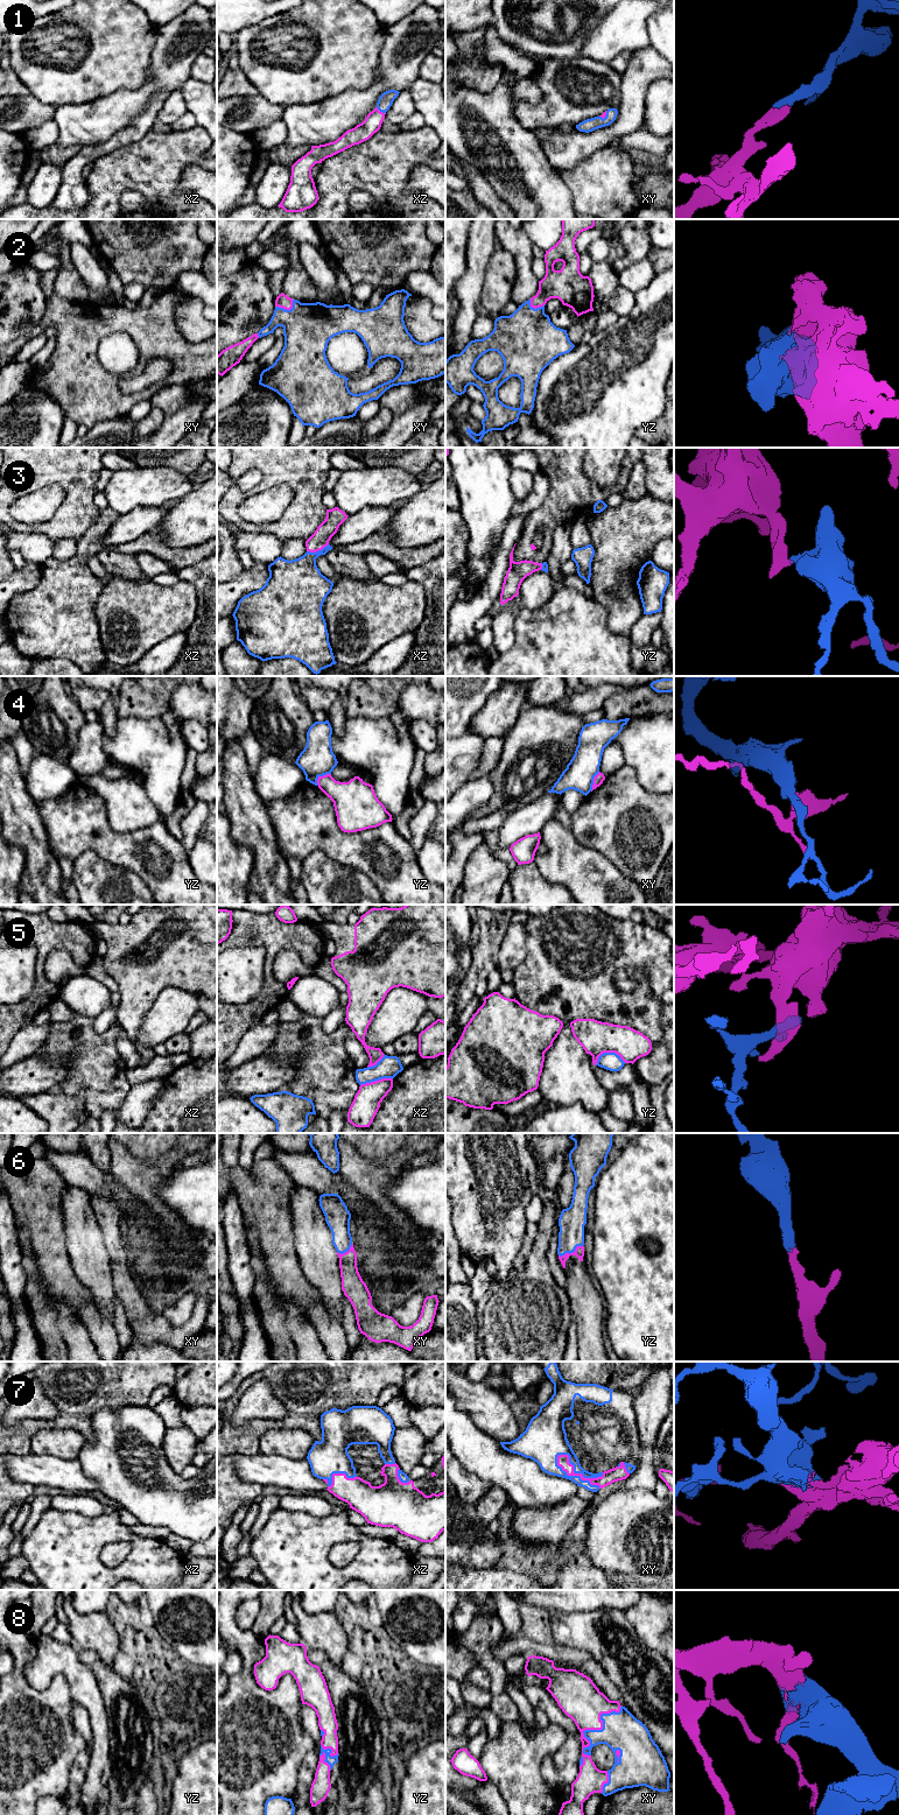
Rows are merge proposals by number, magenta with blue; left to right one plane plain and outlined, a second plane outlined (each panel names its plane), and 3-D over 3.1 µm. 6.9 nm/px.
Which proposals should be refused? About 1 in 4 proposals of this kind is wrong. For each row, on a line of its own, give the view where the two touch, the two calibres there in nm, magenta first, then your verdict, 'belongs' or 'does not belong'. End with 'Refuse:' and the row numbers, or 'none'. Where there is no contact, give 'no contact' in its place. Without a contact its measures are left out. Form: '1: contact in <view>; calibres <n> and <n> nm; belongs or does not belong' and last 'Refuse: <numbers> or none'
1: contact in xz; calibres 120 and 100 nm; belongs
2: contact in xy; calibres 100 and 340 nm; belongs
3: contact in xz; calibres 120 and 320 nm; belongs
4: contact in yz; calibres 220 and 240 nm; does not belong
5: contact in yz; calibres 240 and 130 nm; does not belong
6: contact in yz; calibres 70 and 180 nm; belongs
7: contact in xy; calibres 90 and 160 nm; belongs
8: contact in xy; calibres 280 and 260 nm; belongs
Refuse: 4, 5

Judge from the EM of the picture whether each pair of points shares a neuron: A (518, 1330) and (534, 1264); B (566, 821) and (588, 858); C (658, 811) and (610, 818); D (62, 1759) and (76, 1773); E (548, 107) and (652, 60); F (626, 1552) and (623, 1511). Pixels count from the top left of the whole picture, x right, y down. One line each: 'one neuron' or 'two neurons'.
A: one neuron
B: two neurons
C: one neuron
D: two neurons
E: two neurons
F: one neuron

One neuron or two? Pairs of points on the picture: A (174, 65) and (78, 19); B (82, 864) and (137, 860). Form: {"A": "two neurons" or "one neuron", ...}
{"A": "two neurons", "B": "two neurons"}

